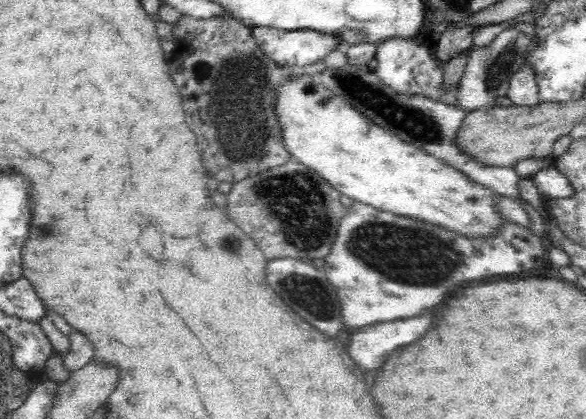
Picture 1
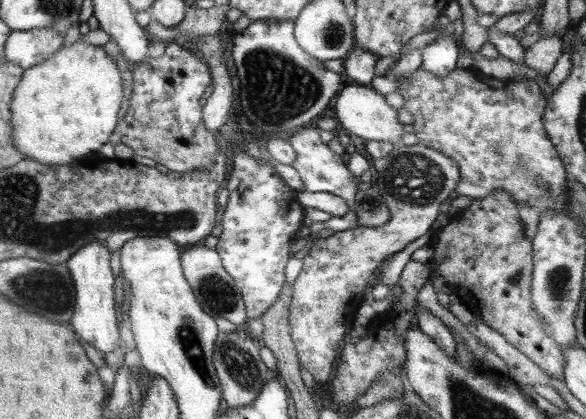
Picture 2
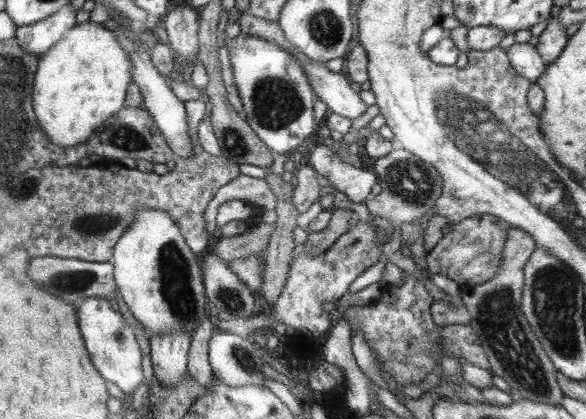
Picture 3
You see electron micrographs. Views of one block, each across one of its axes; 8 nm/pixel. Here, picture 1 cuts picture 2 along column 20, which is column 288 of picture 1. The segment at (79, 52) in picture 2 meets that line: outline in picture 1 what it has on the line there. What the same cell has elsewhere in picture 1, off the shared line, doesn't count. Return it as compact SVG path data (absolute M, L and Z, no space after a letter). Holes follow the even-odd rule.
M299 70L284 80L276 88L274 112L291 158L317 172L340 194L377 210L437 224L471 238L486 238L500 226L502 214L492 200L492 190L374 124L324 86L319 74Z

